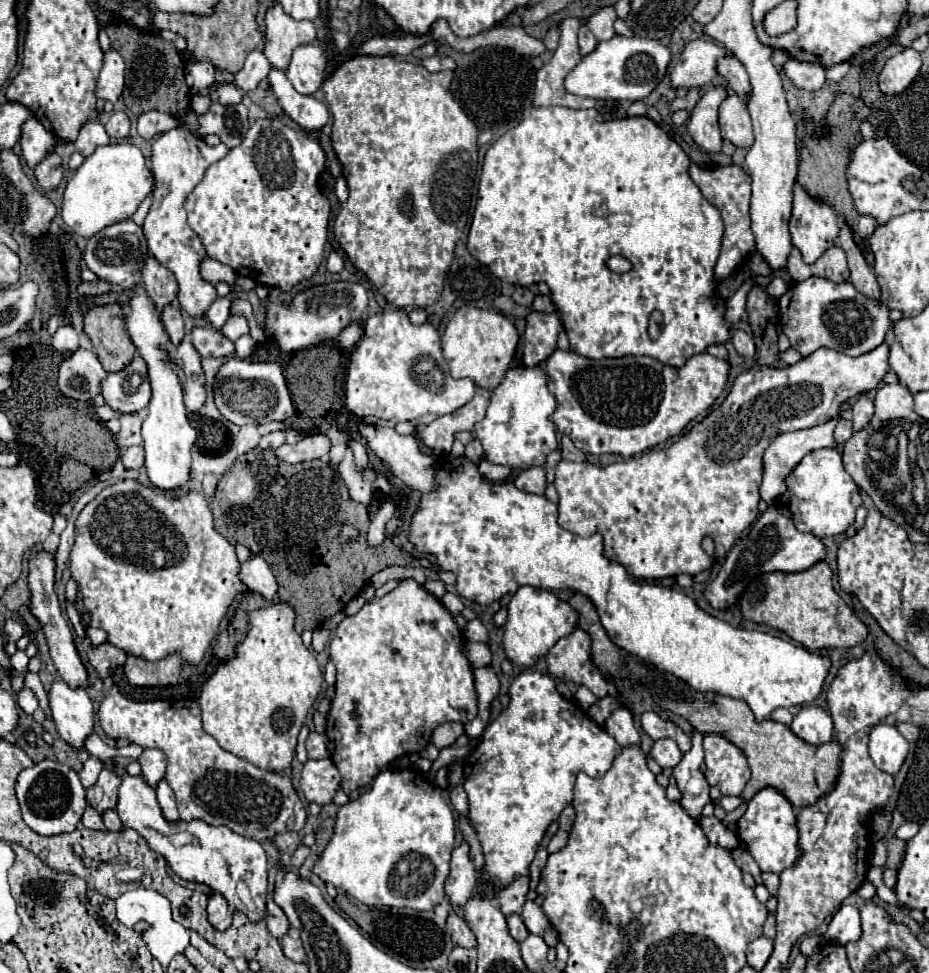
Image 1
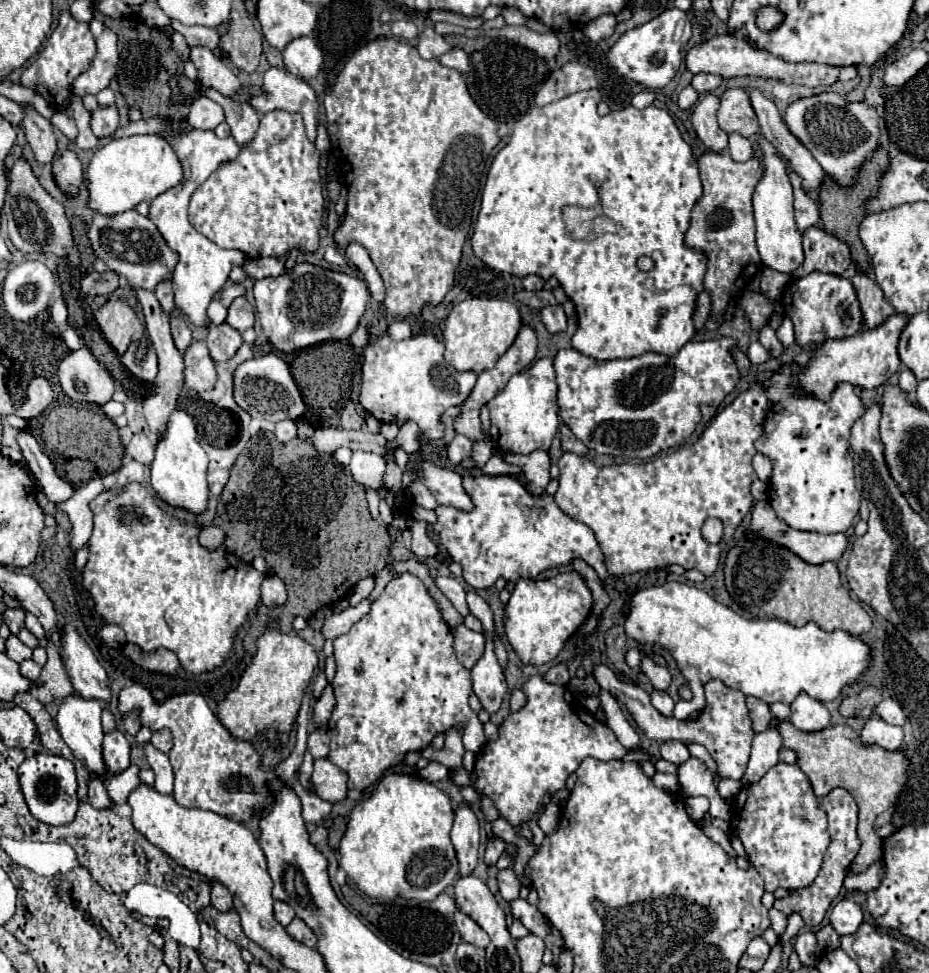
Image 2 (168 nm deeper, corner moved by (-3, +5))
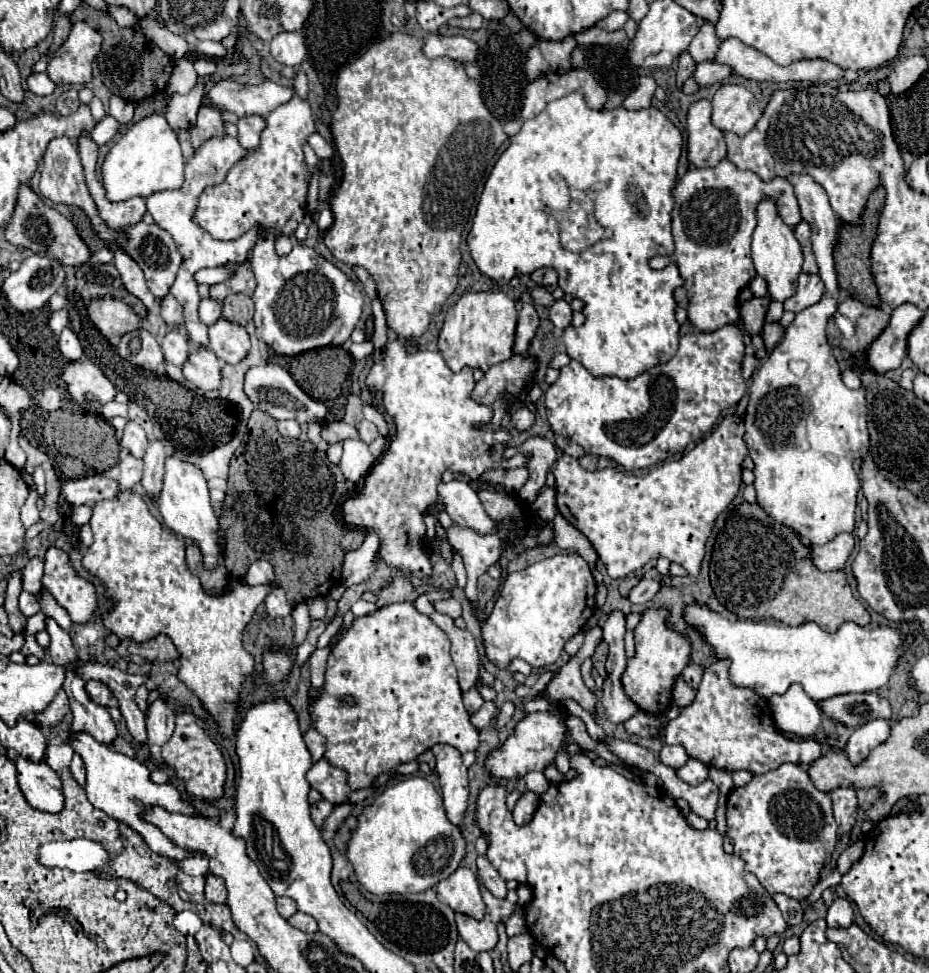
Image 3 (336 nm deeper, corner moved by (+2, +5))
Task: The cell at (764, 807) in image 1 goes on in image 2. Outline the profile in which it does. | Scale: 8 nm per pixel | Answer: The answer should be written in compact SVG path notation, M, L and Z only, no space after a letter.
M775 764L759 782L747 784L731 802L731 834L735 834L749 856L749 862L765 880L765 890L799 890L809 886L821 870L823 854L829 848L827 816L819 808L809 778L797 764Z

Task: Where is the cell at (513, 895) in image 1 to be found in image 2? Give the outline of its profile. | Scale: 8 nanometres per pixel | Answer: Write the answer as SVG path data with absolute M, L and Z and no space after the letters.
M499 870L497 874L497 884L499 884L499 892L501 896L511 902L511 900L517 900L519 898L519 888L521 888L521 882L517 880L515 872L513 870Z

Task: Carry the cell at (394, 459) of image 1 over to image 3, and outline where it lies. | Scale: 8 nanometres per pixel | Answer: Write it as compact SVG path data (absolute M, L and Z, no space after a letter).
M460 480L440 482L438 496L446 512L458 526L472 528L482 536L494 532L492 520L486 516L476 492L466 482L460 482Z

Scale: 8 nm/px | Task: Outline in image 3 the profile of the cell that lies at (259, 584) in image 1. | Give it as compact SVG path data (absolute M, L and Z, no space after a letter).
M280 586L272 588L272 592L266 596L264 604L266 604L266 610L272 618L284 618L292 612L292 606L286 600L286 592Z

